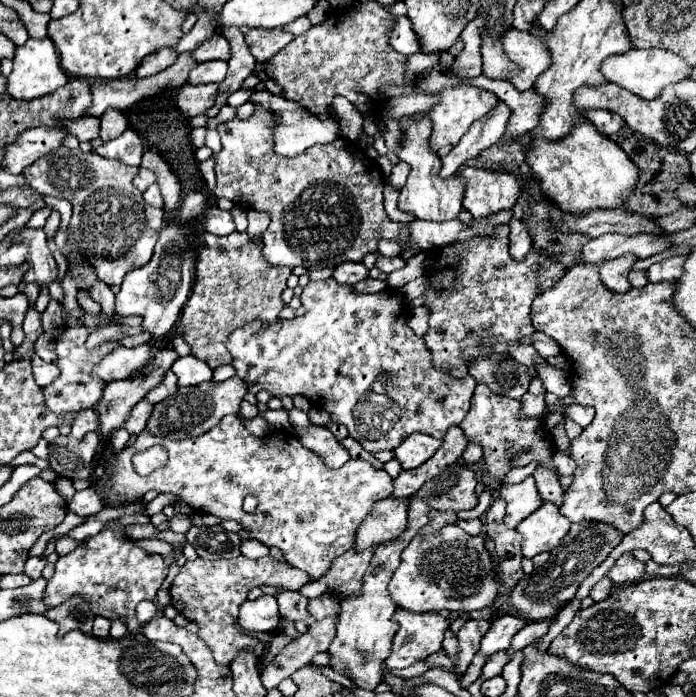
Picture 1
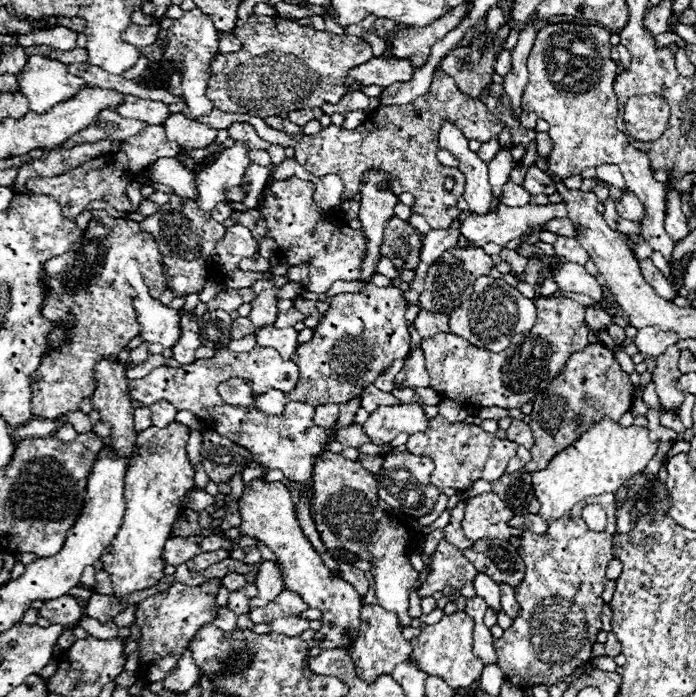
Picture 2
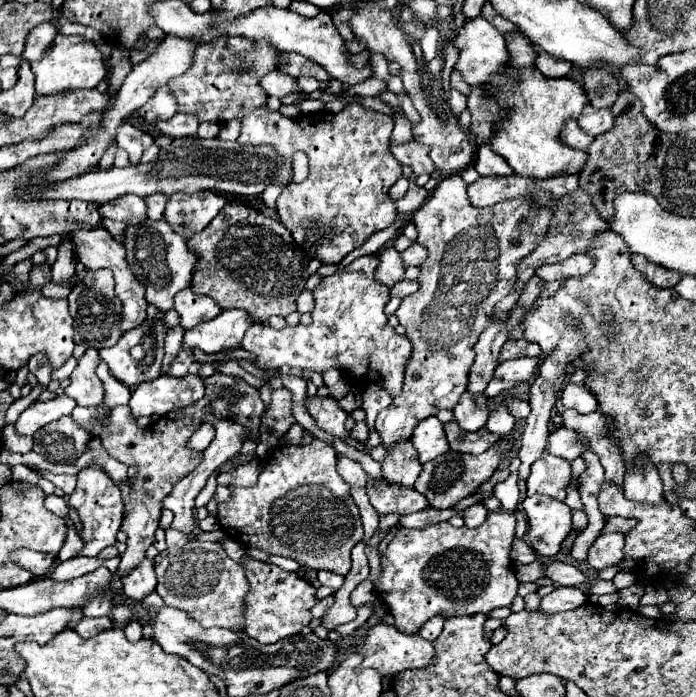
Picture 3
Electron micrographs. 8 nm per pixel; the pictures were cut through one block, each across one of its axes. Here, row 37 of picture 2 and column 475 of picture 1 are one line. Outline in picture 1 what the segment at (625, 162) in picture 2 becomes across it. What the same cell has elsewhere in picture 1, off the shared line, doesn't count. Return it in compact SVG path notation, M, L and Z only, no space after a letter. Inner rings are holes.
M454 524L442 528L432 536L416 536L412 544L404 550L402 562L388 584L392 600L400 608L412 612L472 612L492 604L496 598L496 582L490 554L484 546L482 536L468 536L460 532Z

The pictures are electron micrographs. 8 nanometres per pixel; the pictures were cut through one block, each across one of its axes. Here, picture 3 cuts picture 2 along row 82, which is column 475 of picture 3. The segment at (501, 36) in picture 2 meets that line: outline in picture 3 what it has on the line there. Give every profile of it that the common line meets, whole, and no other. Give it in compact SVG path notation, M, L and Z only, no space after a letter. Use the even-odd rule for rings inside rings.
M502 440L498 444L494 444L492 448L488 448L486 452L472 456L472 454L462 454L462 452L446 452L444 456L438 456L436 460L430 460L424 464L424 470L420 474L420 478L416 480L414 488L426 496L428 504L434 508L450 508L452 504L456 504L458 500L470 496L476 492L476 488L486 482L502 464L504 456L512 452L512 444L510 440Z

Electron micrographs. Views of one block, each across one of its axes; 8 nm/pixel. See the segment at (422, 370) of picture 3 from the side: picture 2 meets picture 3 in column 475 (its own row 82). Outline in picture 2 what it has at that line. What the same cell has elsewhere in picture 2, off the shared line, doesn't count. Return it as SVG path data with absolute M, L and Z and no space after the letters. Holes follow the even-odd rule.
M250 16L250 20L242 28L234 28L234 36L240 38L242 48L238 52L230 54L218 54L210 64L210 78L208 78L206 96L216 104L222 112L234 112L234 114L250 114L256 118L268 118L268 116L280 116L290 114L292 110L314 110L322 108L326 102L336 104L342 96L346 96L352 90L364 90L362 84L346 86L344 80L348 72L364 62L368 62L374 54L368 42L356 36L338 36L328 30L320 32L312 26L300 26L298 22L282 20L278 16Z

